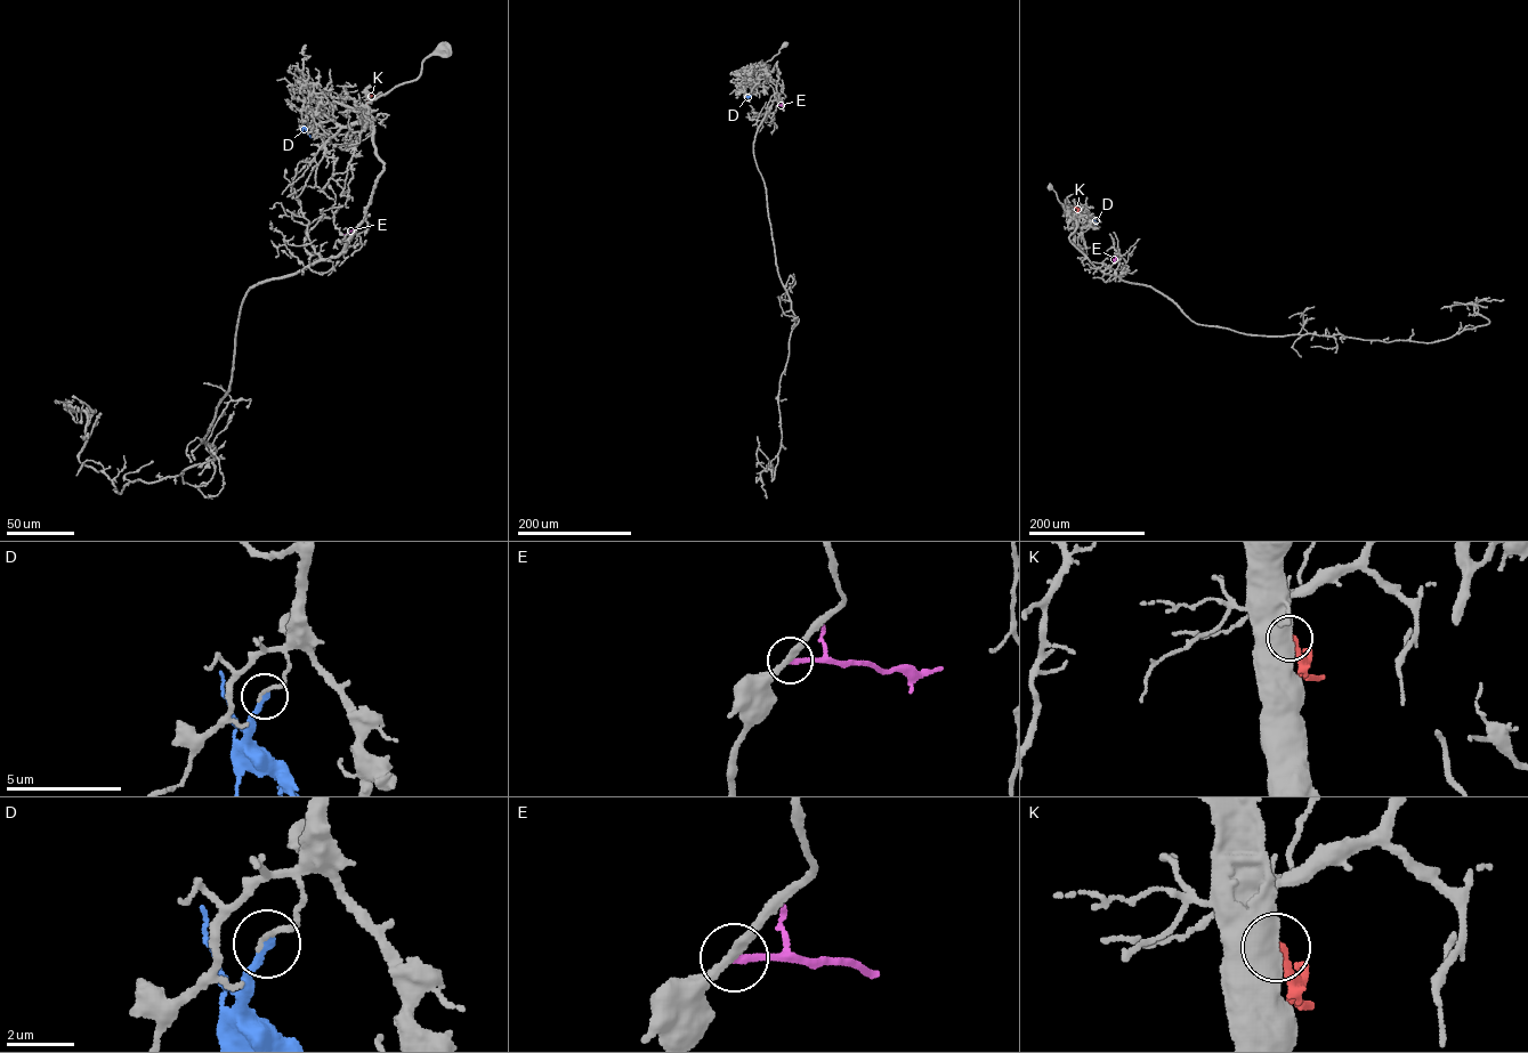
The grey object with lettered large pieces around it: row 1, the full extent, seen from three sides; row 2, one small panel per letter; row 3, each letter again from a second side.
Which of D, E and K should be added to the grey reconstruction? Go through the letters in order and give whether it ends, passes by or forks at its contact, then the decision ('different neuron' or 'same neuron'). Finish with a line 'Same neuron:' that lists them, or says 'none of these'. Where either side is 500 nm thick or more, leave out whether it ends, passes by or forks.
D: it ends there; different neuron
E: it ends there; different neuron
K: it ends there; same neuron
Same neuron: K

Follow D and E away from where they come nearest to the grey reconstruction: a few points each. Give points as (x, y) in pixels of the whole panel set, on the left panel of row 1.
D: (304, 123), (312, 137)
E: (344, 235), (360, 224)

